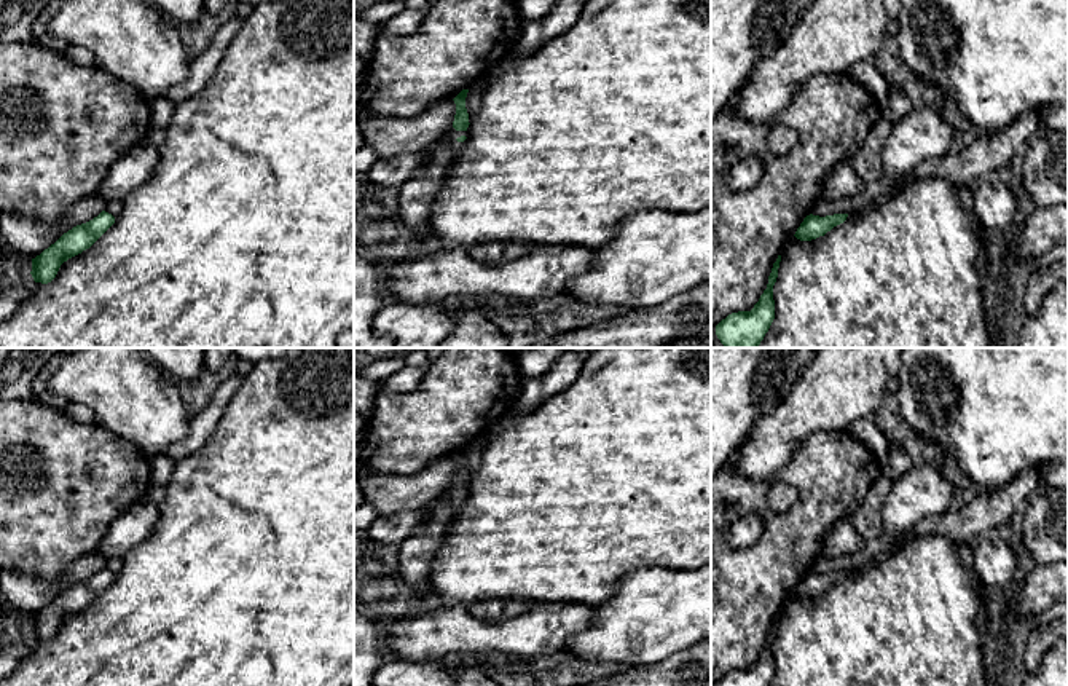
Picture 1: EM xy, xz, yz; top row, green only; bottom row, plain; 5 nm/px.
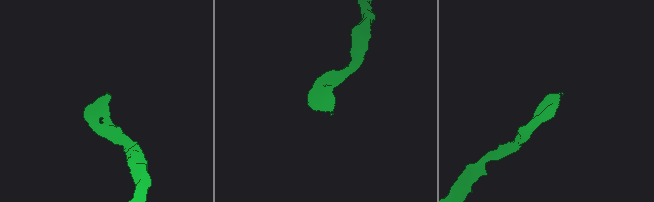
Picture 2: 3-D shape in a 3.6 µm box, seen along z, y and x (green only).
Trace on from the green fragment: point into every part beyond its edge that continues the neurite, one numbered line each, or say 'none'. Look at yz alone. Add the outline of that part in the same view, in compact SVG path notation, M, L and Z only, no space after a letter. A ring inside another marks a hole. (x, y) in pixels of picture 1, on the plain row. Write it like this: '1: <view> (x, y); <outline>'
none

